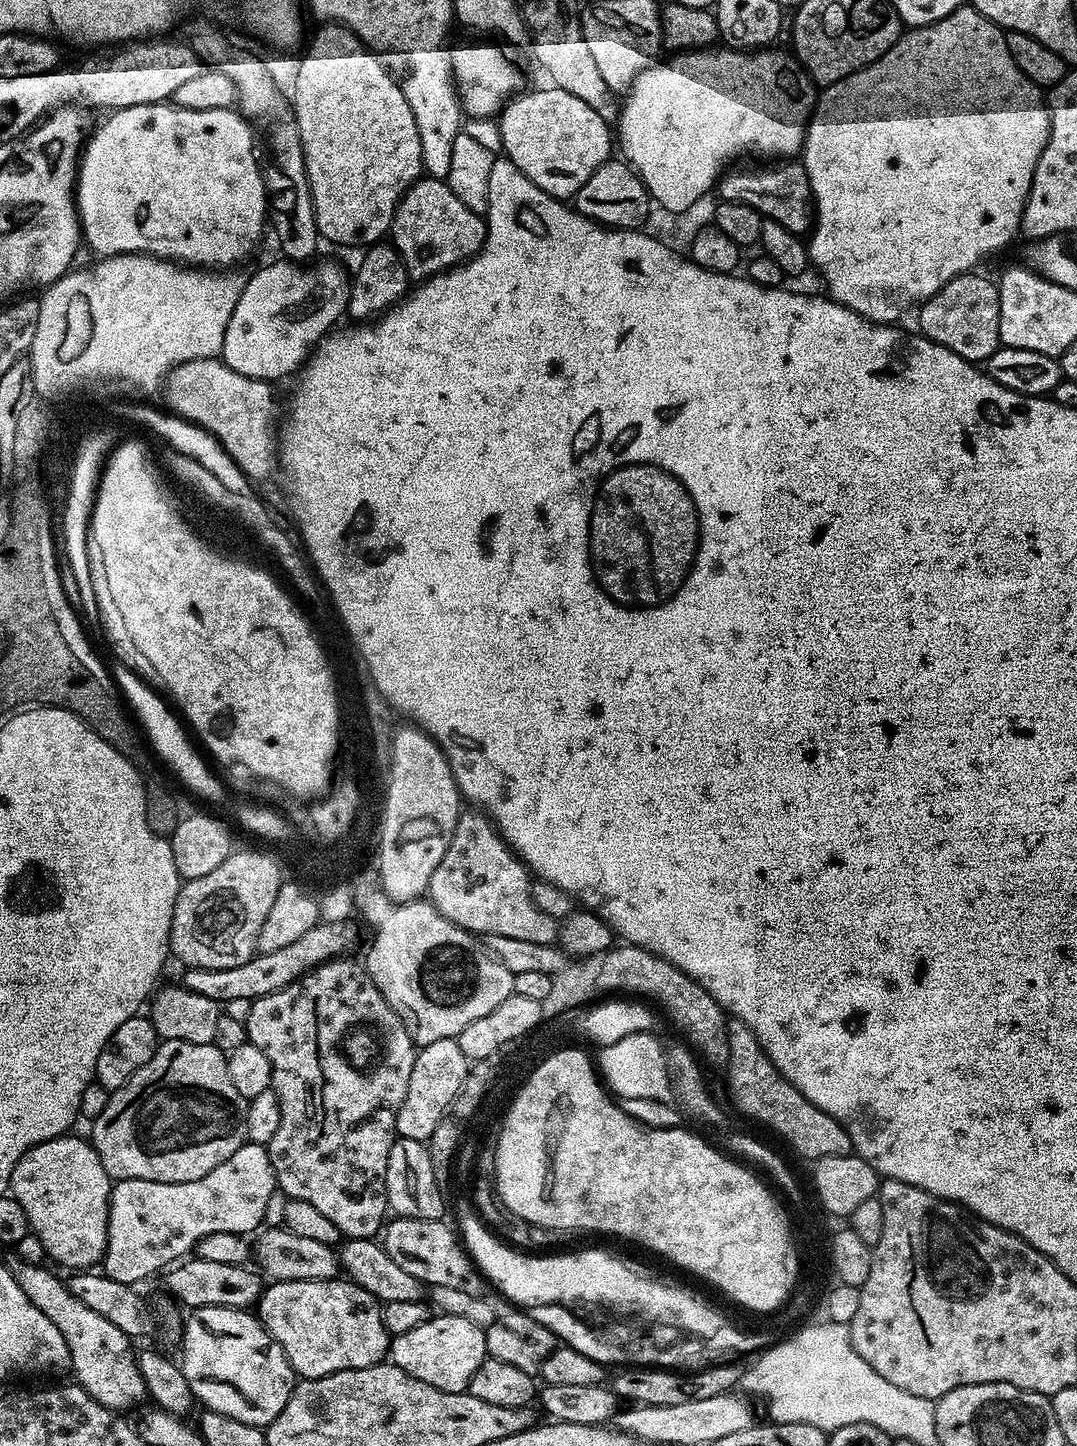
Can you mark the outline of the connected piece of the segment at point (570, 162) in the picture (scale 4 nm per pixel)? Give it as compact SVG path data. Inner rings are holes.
M545 87L537 92L525 91L500 109L500 144L504 147L506 159L514 162L514 166L518 166L518 170L522 170L522 174L534 182L534 186L557 198L572 198L578 190L582 190L586 178L590 178L590 174L594 174L594 170L598 170L598 166L605 164L613 155L614 132L610 124L600 118L586 102L568 94L566 90Z

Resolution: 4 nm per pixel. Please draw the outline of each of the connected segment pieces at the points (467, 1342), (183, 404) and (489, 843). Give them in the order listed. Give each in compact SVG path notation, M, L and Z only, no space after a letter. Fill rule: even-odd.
M433 1315L422 1326L414 1326L406 1334L395 1337L390 1344L391 1363L397 1364L406 1374L447 1392L463 1392L468 1387L474 1370L486 1359L484 1329L466 1318Z
M213 358L179 364L164 381L162 397L175 415L212 434L245 475L258 482L278 468L278 421L282 416L282 400L280 404L272 388L275 387L269 381L246 378L246 374L230 370L223 360Z
M461 811L454 826L454 834L450 838L450 846L446 846L446 854L442 854L442 862L438 862L434 878L430 878L427 899L432 901L443 916L481 937L506 936L522 938L526 942L556 944L560 935L560 924L550 914L543 912L532 897L532 880L528 865L509 848L496 825L483 811L472 811L476 812Z

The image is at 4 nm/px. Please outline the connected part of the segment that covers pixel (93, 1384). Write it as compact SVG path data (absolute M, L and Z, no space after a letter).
M23 1262L17 1265L12 1268L12 1273L18 1286L22 1286L22 1294L26 1294L26 1298L30 1298L30 1302L34 1302L34 1306L38 1306L54 1326L58 1326L58 1334L66 1338L72 1363L70 1372L76 1375L73 1376L75 1383L85 1388L99 1404L117 1414L127 1413L127 1408L139 1409L145 1403L148 1390L139 1370L137 1349L132 1349L133 1337L118 1330L114 1322L102 1318L98 1310L90 1310L86 1302L78 1302L78 1298L70 1294L67 1283L59 1280L48 1266Z

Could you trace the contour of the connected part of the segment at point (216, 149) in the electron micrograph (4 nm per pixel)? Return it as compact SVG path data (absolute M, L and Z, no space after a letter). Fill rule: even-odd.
M165 102L163 104L147 104L146 106L130 106L129 108L118 108L111 113L112 116L96 133L87 137L86 143L80 154L80 163L76 170L76 212L80 215L80 231L82 233L82 240L85 245L92 250L97 257L103 258L105 256L124 256L128 252L139 252L142 256L159 256L161 260L171 260L179 262L185 266L199 266L204 270L228 270L236 264L239 260L244 260L256 248L256 243L260 240L260 235L264 232L264 224L266 228L266 221L270 216L269 197L270 188L264 185L264 172L260 169L260 160L256 157L256 136L252 133L253 125L240 114L239 111L227 108L226 110L186 110L179 108L176 104Z

